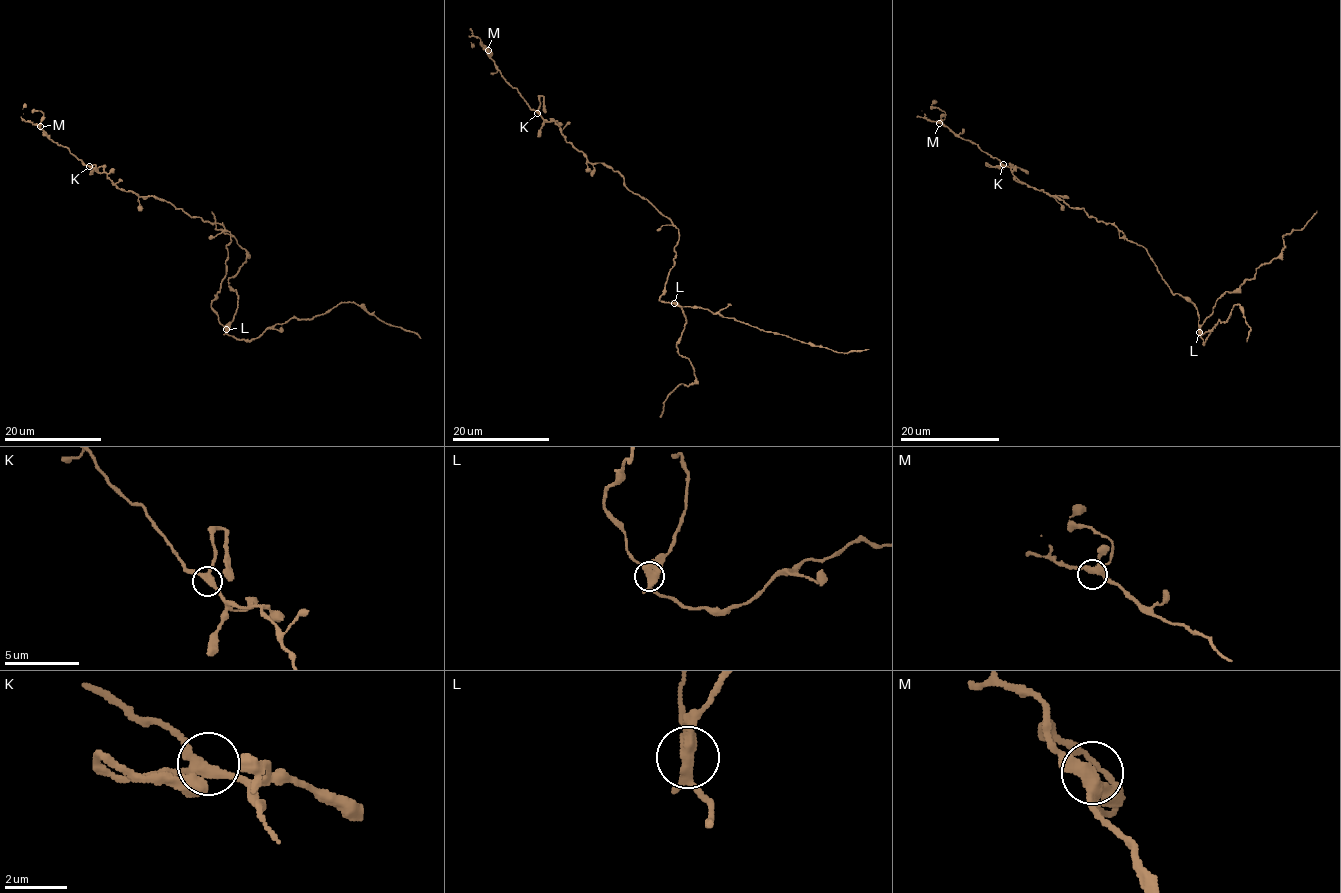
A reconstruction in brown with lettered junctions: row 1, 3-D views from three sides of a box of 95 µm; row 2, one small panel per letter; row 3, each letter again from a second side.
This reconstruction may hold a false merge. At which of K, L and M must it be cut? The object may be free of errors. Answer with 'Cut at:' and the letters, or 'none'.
Cut at: L

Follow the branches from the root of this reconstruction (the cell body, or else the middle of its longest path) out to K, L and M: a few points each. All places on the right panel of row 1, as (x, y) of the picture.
K: (1137, 244), (1129, 242), (1113, 224), (1099, 222), (1082, 208), (1071, 208), (1056, 195), (1028, 187), (1003, 164)
L: (1137, 244), (1145, 249), (1169, 289), (1194, 305), (1199, 318), (1199, 332)
M: (1137, 244), (1113, 224), (1022, 183), (977, 144), (939, 123)

